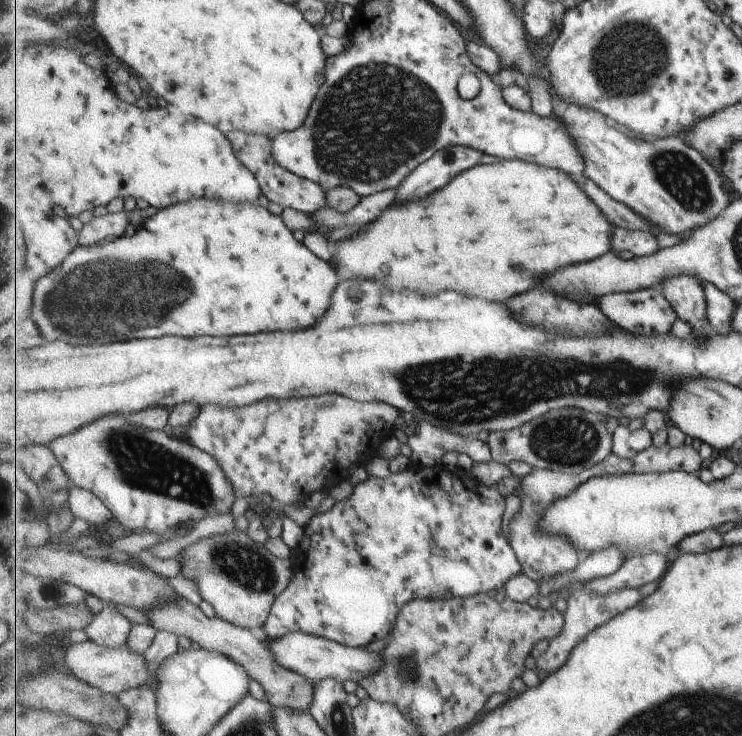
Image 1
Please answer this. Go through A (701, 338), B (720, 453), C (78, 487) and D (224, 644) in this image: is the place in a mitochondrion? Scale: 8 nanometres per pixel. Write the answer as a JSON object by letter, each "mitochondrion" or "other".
{"A":"other","B":"other","C":"other","D":"other"}

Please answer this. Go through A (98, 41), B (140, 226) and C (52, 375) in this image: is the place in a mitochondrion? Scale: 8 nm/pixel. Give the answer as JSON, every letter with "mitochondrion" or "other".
{"A":"other","B":"other","C":"other"}

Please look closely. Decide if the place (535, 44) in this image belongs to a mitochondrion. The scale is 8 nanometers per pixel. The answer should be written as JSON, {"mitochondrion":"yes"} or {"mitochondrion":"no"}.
{"mitochondrion":"no"}

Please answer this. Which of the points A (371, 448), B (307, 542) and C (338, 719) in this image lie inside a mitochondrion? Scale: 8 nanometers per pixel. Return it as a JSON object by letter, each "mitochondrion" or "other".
{"A":"other","B":"other","C":"mitochondrion"}

